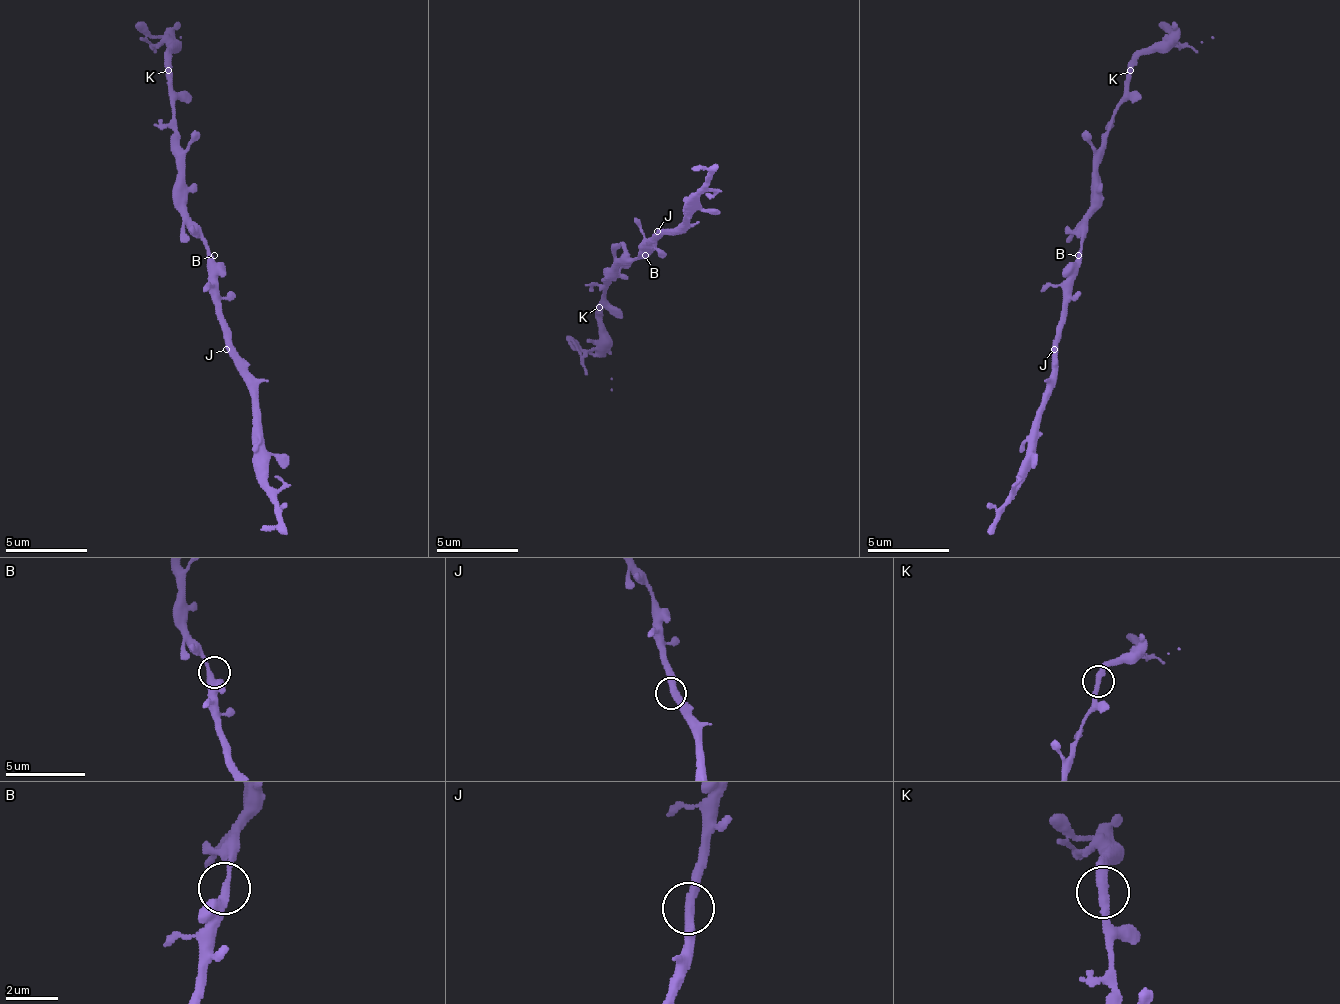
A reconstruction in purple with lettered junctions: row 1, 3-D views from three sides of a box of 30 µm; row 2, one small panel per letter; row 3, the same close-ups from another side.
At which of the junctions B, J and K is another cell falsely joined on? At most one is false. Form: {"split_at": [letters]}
{"split_at": []}

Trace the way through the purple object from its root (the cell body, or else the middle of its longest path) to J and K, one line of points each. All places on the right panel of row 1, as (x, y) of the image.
J: (1082, 259), (1078, 263), (1078, 275), (1070, 288), (1066, 324), (1054, 349)
K: (1082, 259), (1082, 222), (1094, 194), (1094, 153), (1103, 145), (1103, 133), (1131, 71)

